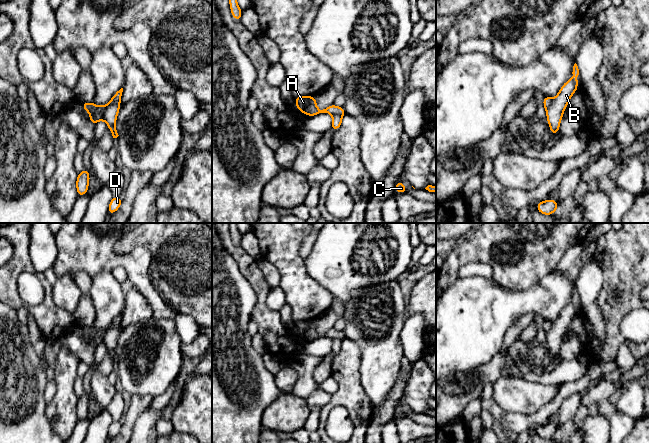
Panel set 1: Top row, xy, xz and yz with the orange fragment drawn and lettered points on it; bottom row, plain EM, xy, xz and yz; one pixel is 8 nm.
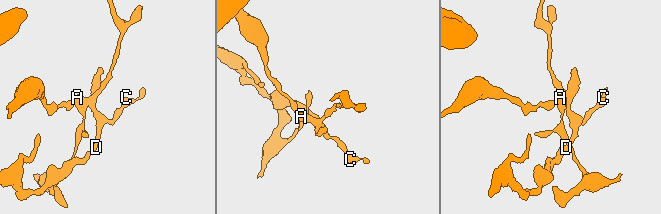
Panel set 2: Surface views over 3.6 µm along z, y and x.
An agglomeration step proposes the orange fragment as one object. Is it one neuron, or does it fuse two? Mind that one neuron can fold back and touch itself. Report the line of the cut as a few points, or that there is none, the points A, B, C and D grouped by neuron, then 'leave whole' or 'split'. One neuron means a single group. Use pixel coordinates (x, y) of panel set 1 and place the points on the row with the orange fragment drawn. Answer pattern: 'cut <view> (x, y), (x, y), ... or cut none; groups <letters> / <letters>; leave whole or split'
cut xy (119, 105), (109, 103), (101, 118); groups A / B C D; split

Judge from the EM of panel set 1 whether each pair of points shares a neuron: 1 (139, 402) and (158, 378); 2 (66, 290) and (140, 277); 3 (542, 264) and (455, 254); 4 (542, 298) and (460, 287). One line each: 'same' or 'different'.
1: different
2: different
3: same
4: same

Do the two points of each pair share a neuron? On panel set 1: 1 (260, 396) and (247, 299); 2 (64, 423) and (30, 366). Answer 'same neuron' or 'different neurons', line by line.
1: same neuron
2: different neurons

